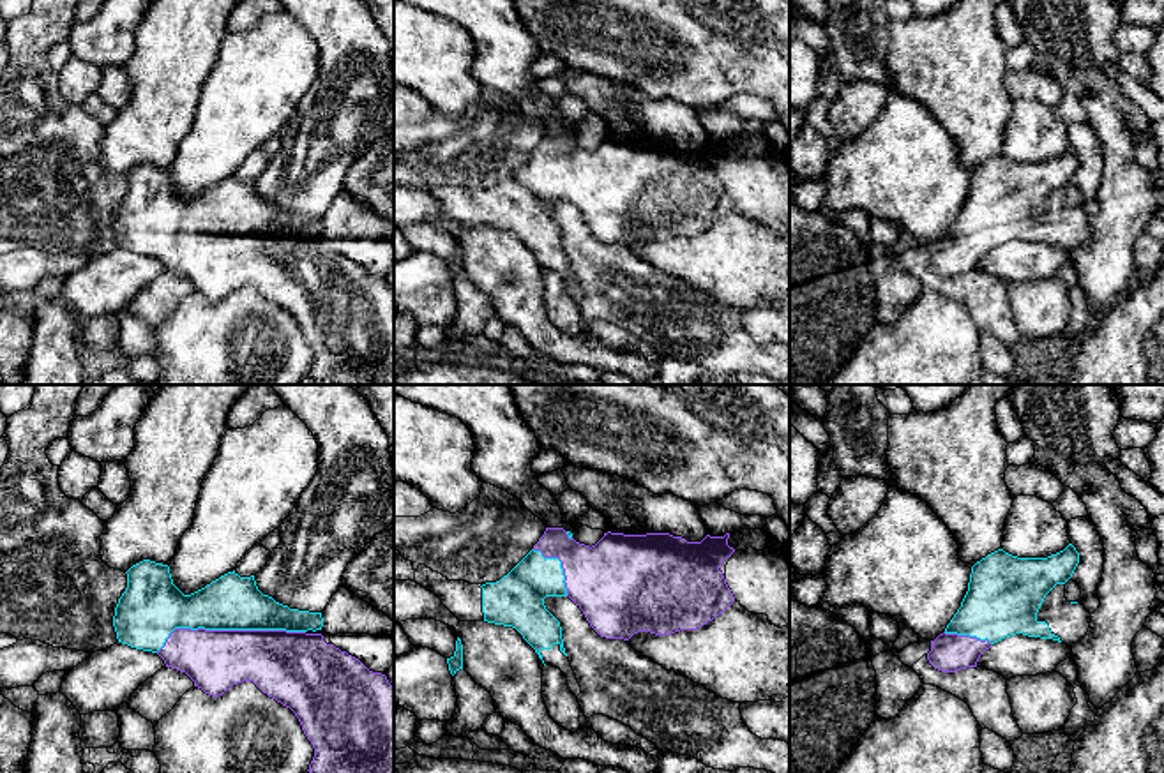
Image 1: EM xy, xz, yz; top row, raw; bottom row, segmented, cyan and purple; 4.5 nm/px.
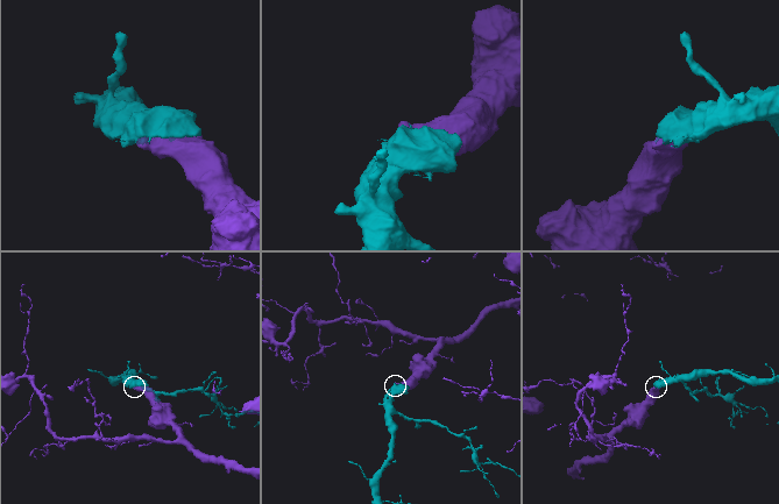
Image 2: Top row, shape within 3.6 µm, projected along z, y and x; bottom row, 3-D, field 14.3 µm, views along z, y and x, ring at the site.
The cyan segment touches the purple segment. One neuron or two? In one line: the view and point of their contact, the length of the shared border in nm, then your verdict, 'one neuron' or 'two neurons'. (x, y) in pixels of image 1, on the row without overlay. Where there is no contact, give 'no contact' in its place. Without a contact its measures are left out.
xy (228, 233) | 700 nm | one neuron

